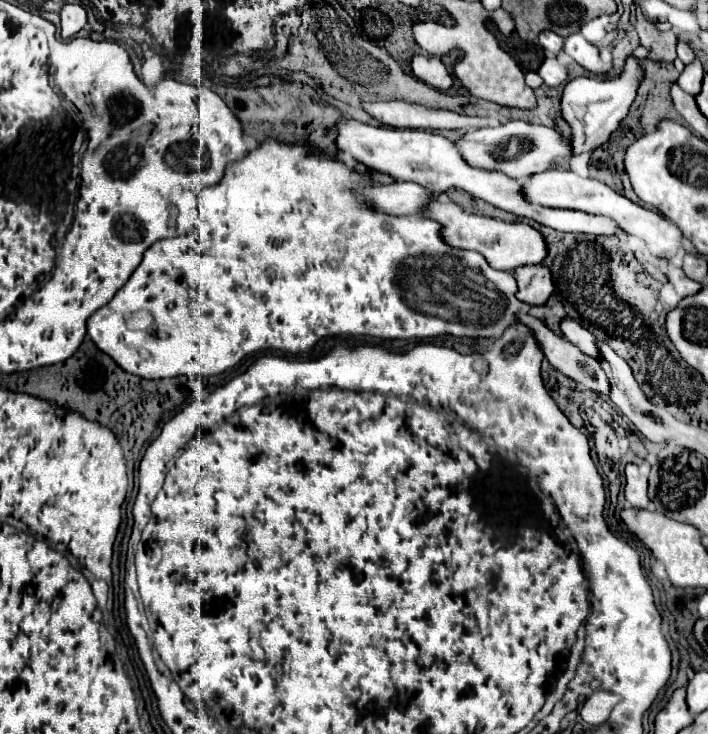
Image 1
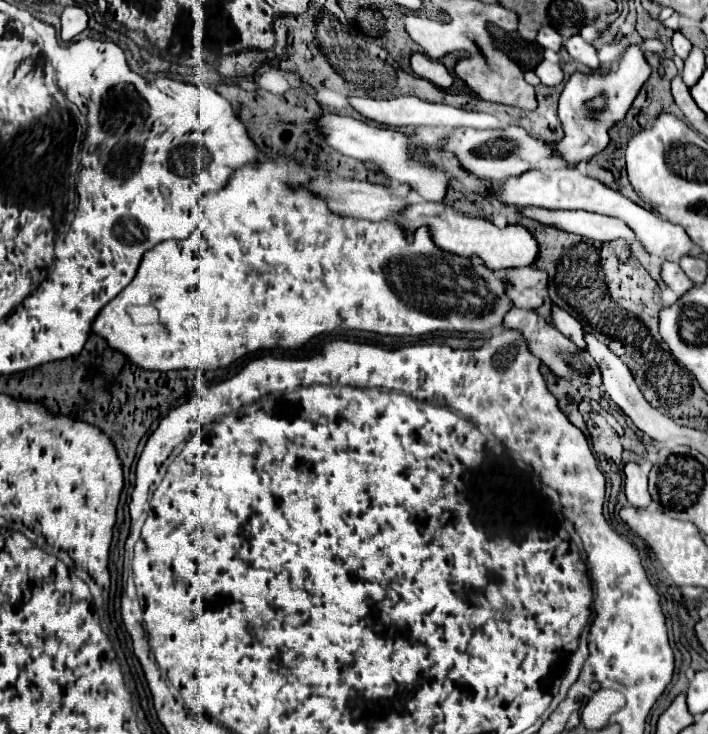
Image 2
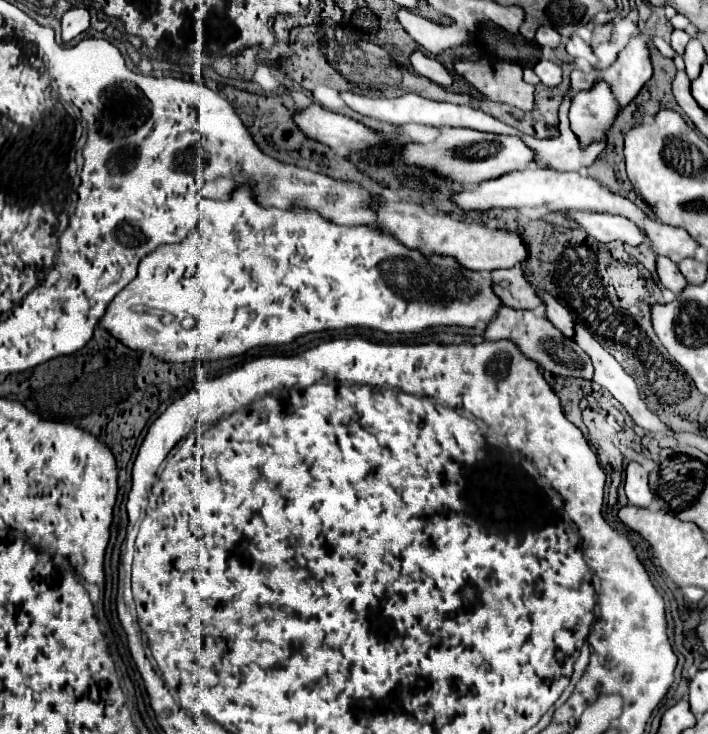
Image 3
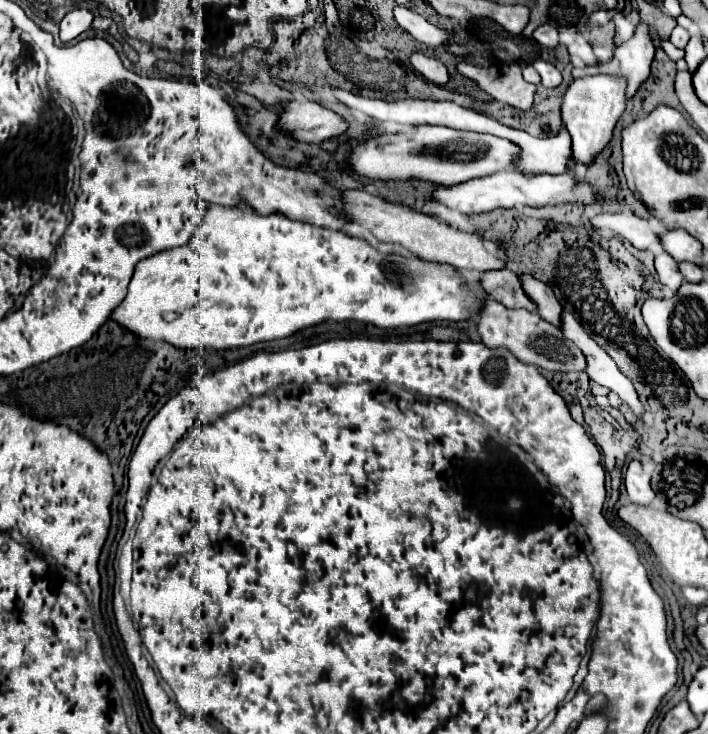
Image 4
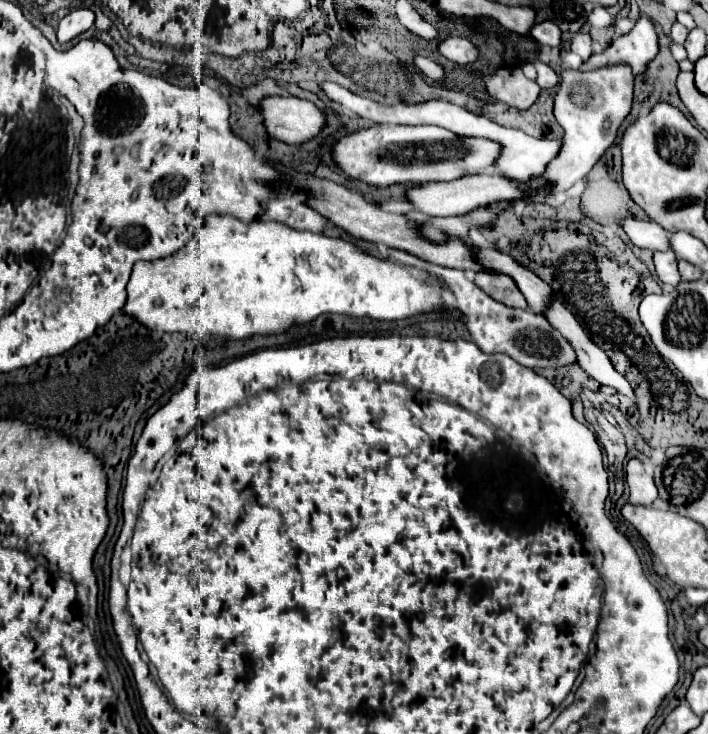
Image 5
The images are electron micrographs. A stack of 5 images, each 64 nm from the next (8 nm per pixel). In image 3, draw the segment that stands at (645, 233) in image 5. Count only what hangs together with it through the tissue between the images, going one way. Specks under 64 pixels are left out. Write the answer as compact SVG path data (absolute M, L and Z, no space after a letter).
M568 212L568 218L574 220L580 230L596 238L598 242L622 240L632 246L648 242L644 232L640 232L640 228L632 224L632 220L624 220L624 216L608 216L598 212Z

